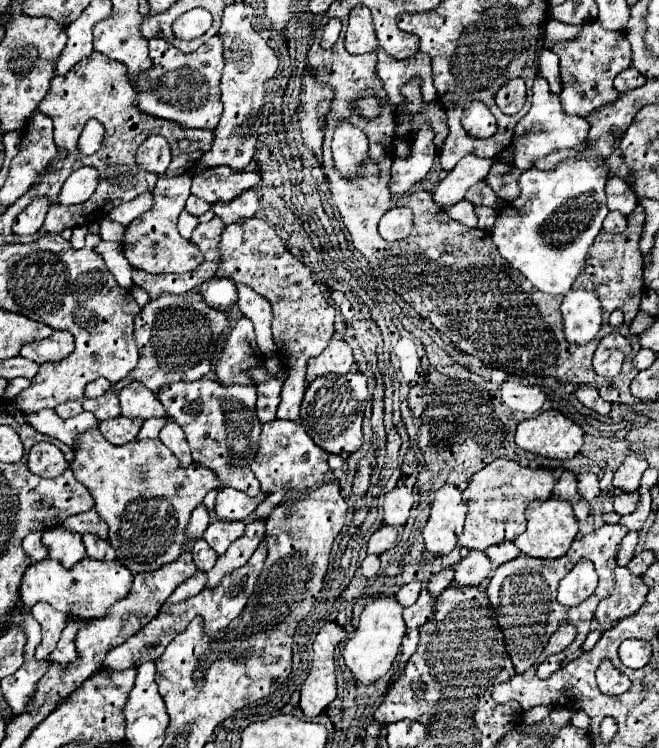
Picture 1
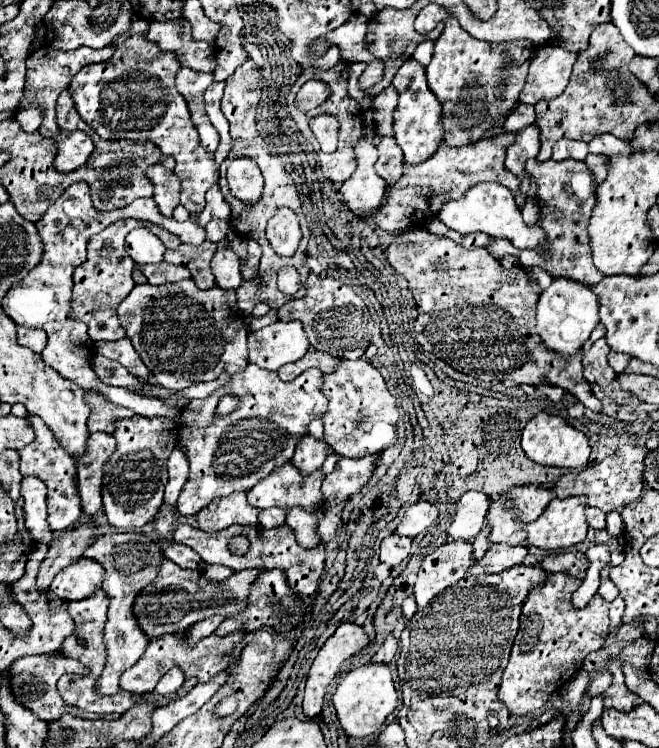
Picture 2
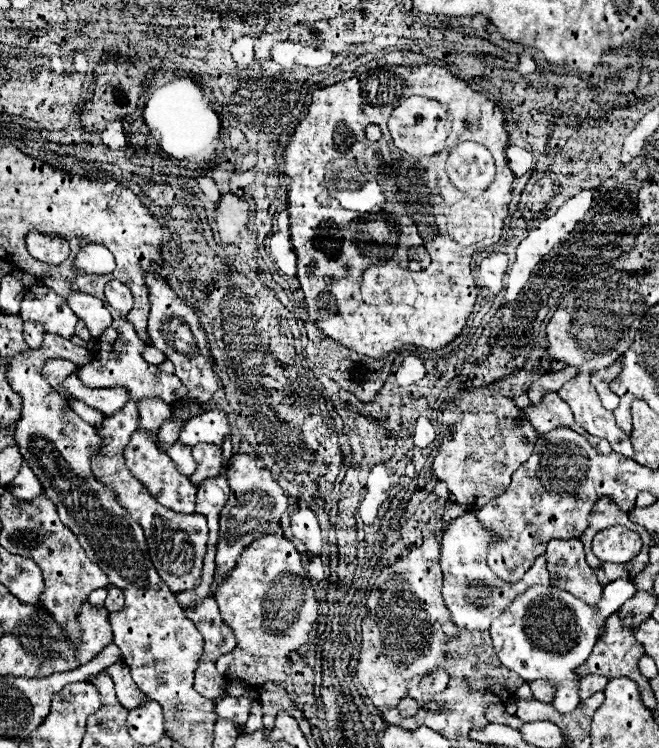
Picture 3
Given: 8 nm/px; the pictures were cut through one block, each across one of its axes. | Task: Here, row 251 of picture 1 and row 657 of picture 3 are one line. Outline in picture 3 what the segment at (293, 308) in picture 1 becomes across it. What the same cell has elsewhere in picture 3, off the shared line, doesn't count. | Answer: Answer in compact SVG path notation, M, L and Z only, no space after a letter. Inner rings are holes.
M274 534L254 540L242 550L236 566L216 588L214 598L218 600L222 620L236 636L236 648L216 660L220 674L226 680L244 680L252 686L262 686L268 680L284 682L290 652L308 640L318 612L310 580L294 544Z

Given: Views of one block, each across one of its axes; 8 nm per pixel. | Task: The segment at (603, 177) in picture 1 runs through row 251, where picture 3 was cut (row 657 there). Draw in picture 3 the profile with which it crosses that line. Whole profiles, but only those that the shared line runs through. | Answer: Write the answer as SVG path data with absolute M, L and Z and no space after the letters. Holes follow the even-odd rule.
M616 580L610 582L604 587L603 596L596 605L588 606L586 602L580 602L578 598L574 598L572 594L558 590L554 586L532 586L528 588L524 594L520 594L506 610L500 618L496 618L490 626L490 636L492 636L492 644L494 650L500 658L500 662L510 668L512 672L516 672L518 676L522 676L526 682L544 678L548 684L554 686L554 708L562 714L572 712L578 704L580 704L580 694L578 694L578 686L580 686L580 674L576 672L584 660L588 660L588 656L592 654L592 648L598 640L599 630L605 624L606 619L617 611L628 598L632 598L632 594L636 594L636 588L630 580Z

